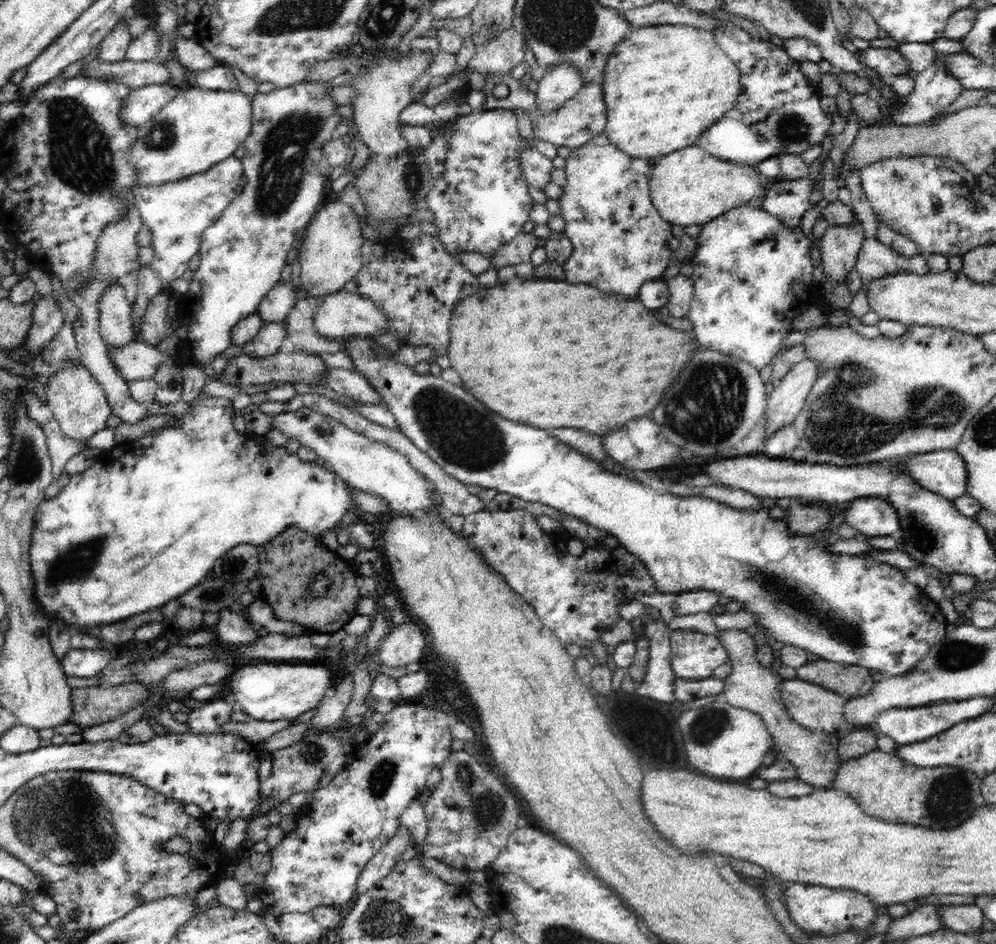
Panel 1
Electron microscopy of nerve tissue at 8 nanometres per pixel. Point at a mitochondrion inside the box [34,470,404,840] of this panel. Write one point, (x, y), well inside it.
(77, 562)

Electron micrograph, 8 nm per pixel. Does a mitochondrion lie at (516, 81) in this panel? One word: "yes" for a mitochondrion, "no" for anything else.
no

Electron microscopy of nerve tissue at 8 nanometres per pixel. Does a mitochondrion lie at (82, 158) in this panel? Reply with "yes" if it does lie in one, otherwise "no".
yes

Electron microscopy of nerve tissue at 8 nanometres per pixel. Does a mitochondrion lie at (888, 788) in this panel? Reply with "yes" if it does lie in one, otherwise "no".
no

